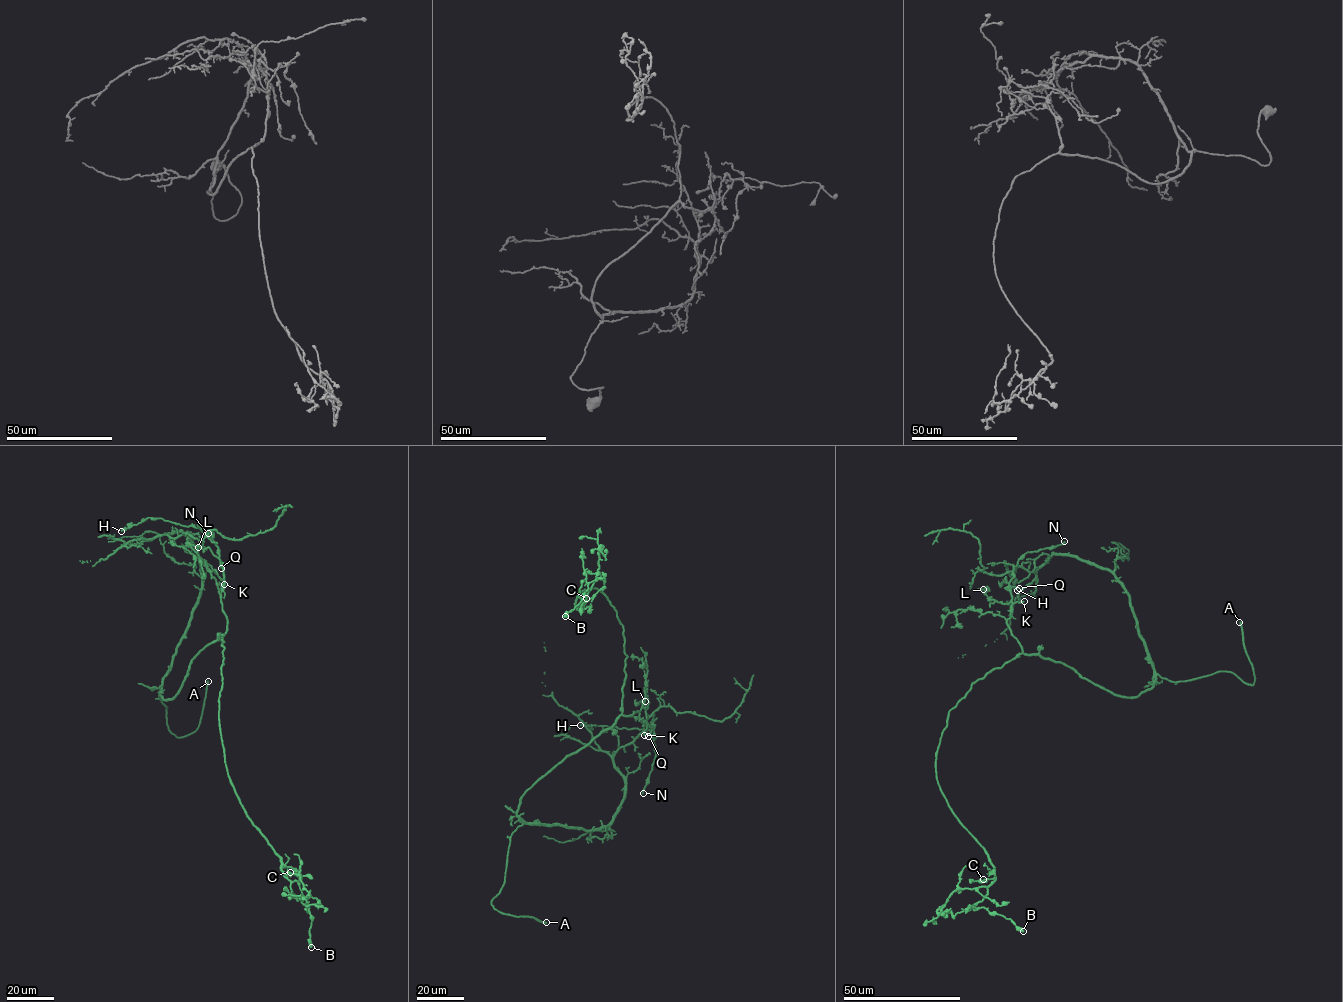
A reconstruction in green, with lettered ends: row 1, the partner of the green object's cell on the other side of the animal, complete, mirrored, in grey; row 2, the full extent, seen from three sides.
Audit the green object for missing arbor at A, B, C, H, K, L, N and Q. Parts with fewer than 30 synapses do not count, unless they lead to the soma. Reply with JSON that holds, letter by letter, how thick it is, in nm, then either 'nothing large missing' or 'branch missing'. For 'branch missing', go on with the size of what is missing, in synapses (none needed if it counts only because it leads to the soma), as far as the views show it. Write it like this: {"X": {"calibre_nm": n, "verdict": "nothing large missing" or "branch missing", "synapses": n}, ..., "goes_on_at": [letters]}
{"A": {"calibre_nm": 440, "verdict": "branch missing"}, "B": {"calibre_nm": 480, "verdict": "nothing large missing"}, "C": {"calibre_nm": 140, "verdict": "nothing large missing"}, "H": {"calibre_nm": 400, "verdict": "nothing large missing"}, "K": {"calibre_nm": 240, "verdict": "branch missing", "synapses": 50}, "L": {"calibre_nm": 120, "verdict": "nothing large missing"}, "N": {"calibre_nm": 240, "verdict": "branch missing", "synapses": 35}, "Q": {"calibre_nm": 200, "verdict": "branch missing", "synapses": 45}, "goes_on_at": ["A", "K", "N", "Q"]}

